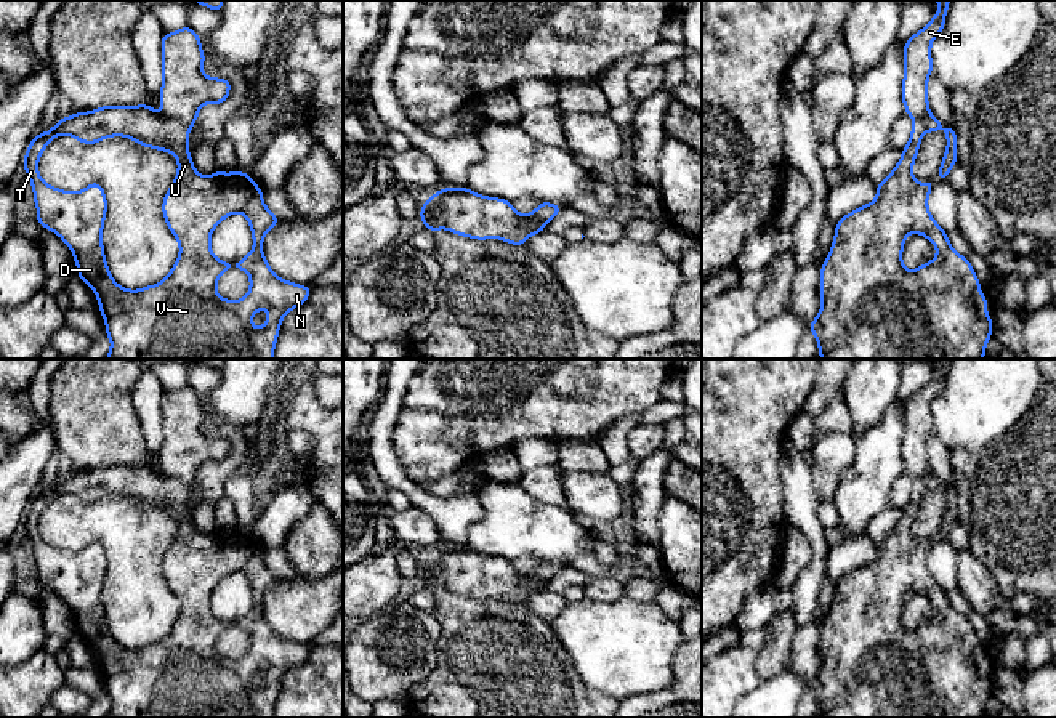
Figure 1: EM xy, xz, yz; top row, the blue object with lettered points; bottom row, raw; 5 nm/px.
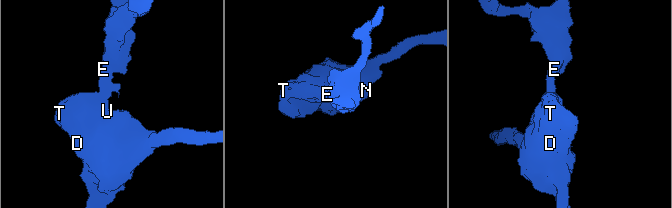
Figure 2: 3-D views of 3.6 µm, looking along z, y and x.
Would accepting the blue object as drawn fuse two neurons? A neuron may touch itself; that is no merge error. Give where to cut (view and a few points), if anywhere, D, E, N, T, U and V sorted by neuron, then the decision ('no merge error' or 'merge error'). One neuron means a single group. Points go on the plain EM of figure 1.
cut in xy along (167, 476), (177, 478), (188, 489); D N T U V / E; merge error

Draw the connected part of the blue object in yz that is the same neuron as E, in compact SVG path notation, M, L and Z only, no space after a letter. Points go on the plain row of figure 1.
M936 359L939 372L904 404L902 462L905 473L921 478L929 473L928 436L933 431L931 402L942 391L950 359Z

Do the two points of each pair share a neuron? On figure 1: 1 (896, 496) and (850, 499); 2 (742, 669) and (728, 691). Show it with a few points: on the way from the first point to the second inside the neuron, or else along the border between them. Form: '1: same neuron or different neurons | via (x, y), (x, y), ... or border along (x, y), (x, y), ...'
1: different neurons | border along (904, 471), (893, 484), (888, 505)
2: same neuron | via (737, 673), (728, 686)

